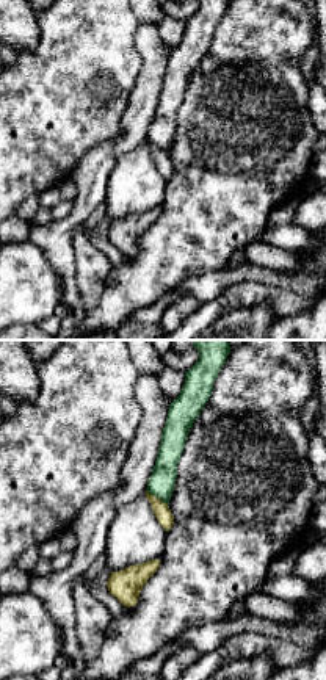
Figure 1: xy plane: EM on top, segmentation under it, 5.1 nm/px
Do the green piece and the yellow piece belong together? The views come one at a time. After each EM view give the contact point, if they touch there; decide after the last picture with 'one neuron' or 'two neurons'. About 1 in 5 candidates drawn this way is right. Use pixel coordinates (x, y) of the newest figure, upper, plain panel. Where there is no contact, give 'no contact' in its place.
(157, 146)

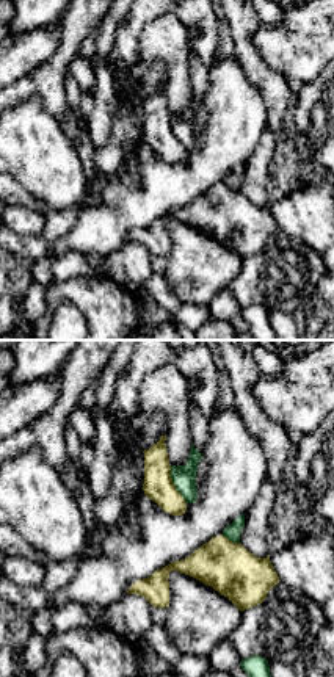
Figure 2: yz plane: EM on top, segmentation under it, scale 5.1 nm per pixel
(174, 133)

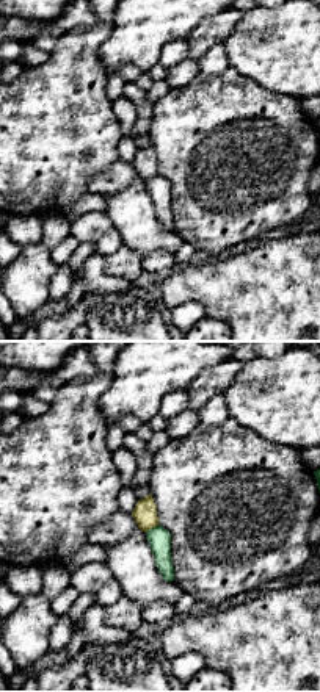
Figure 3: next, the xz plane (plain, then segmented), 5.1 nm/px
(152, 177)

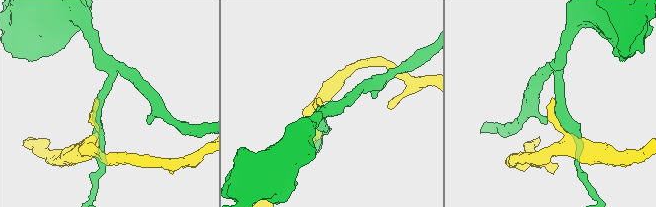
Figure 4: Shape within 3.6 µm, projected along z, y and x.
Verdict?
two neurons

